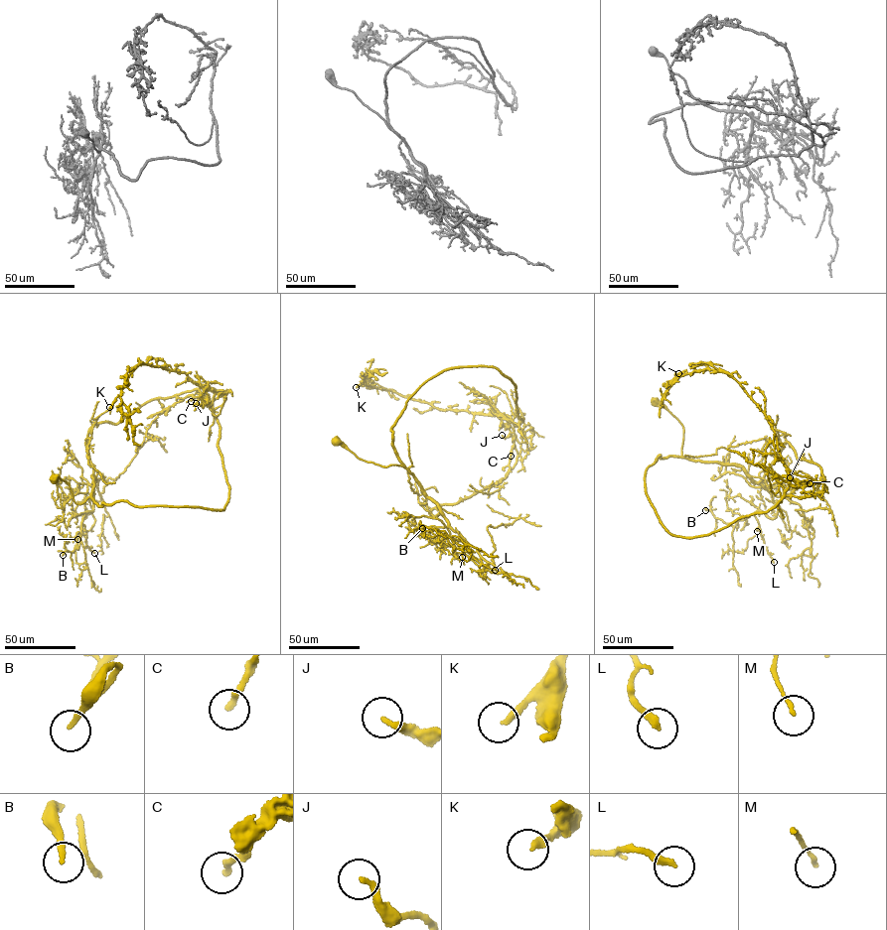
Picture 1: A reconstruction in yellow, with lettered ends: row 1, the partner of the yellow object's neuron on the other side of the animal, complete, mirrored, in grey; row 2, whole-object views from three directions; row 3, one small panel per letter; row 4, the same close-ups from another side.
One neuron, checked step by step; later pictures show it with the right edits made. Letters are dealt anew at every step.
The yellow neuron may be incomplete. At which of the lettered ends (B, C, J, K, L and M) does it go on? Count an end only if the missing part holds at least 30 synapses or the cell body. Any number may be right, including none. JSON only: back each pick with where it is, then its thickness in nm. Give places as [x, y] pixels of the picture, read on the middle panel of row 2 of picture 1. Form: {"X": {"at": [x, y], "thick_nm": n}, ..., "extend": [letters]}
{"extend": []}

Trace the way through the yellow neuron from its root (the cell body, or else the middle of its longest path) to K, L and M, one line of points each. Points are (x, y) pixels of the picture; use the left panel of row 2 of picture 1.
K: (55, 477), (82, 503), (94, 480), (93, 426), (211, 388), (140, 363), (109, 407)
L: (55, 477), (69, 483), (80, 504), (93, 476), (93, 509), (82, 523), (94, 553)
M: (55, 477), (69, 483), (80, 504), (94, 480), (93, 509), (84, 513), (86, 533), (77, 539)

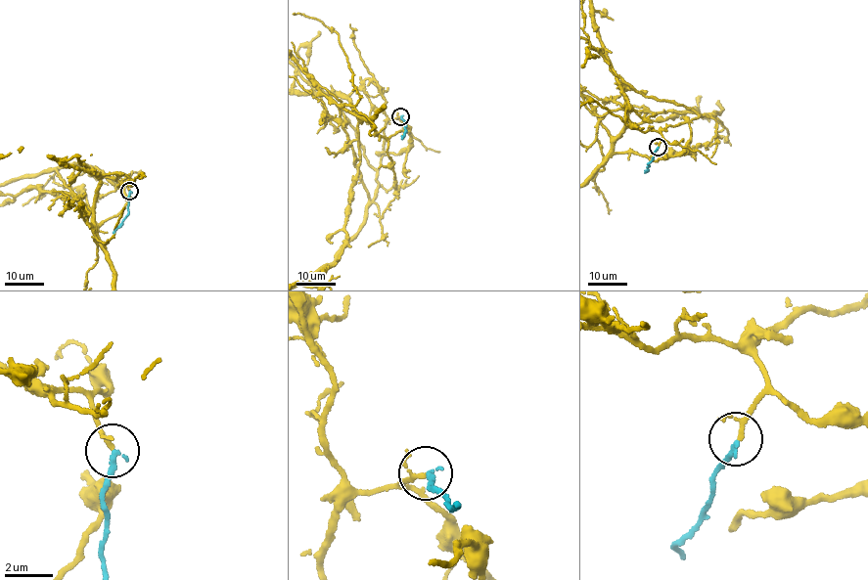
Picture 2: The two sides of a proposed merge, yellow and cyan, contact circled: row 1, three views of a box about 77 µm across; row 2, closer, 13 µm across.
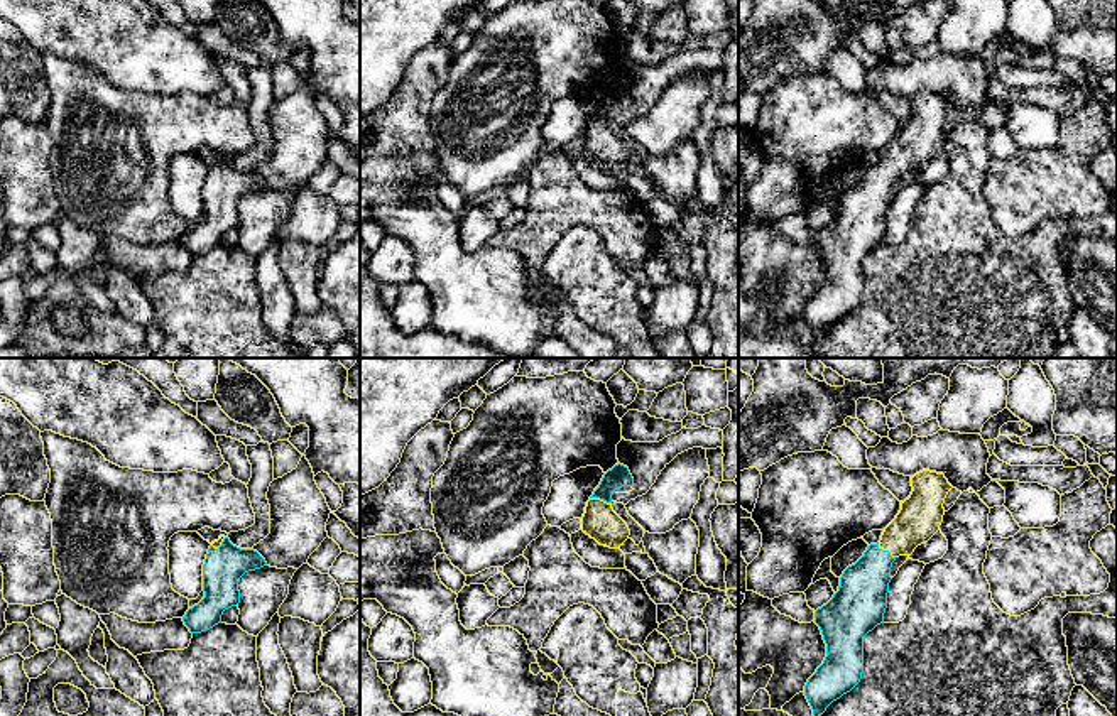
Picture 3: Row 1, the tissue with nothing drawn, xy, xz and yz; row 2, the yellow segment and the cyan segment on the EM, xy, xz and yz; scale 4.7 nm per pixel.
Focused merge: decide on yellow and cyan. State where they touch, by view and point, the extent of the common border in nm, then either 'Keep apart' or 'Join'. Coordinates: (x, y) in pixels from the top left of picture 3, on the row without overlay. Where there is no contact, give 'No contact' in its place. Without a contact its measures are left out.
Touches yellow at yz (886, 171). Shared border 120 nm. Join

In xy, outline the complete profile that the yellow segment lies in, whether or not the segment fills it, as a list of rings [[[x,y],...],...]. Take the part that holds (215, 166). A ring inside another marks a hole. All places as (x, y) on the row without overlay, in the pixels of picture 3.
[[[225,157],[211,164],[203,186],[204,220],[183,238],[189,253],[201,255],[221,245],[223,233],[240,225],[240,199],[264,187],[257,172],[240,171]]]

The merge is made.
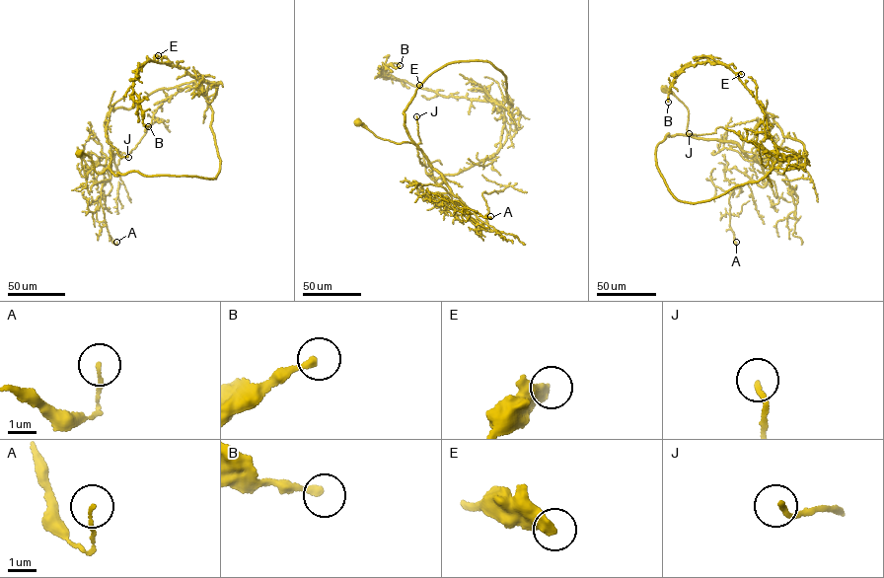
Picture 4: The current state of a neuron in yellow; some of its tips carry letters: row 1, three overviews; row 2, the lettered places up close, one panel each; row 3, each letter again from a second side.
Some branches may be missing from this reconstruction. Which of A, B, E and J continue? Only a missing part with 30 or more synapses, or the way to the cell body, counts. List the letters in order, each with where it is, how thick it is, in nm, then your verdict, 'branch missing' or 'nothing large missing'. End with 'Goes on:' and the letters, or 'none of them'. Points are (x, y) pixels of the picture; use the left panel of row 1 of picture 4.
A: place (116, 242); calibre 110 nm; nothing large missing
B: place (148, 126); calibre 240 nm; nothing large missing
E: place (158, 55); calibre 440 nm; nothing large missing
J: place (128, 157); calibre 170 nm; nothing large missing
Goes on: none of them

